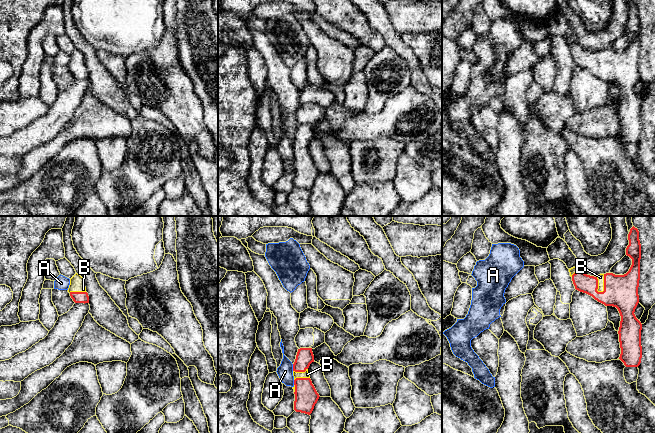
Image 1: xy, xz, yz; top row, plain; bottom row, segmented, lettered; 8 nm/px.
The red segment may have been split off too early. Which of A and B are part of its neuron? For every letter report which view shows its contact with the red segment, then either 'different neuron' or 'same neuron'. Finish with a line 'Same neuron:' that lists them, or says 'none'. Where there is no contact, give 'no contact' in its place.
A: contact in xz; different neuron
B: contact in yz; same neuron
Same neuron: B

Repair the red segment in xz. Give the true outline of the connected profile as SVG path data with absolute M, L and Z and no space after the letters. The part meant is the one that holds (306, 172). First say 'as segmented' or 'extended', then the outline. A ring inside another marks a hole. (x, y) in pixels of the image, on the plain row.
extended; M312 124L298 125L295 138L293 140L294 152L294 186L310 191L315 180L319 175L312 157L310 155L308 144L314 138Z

